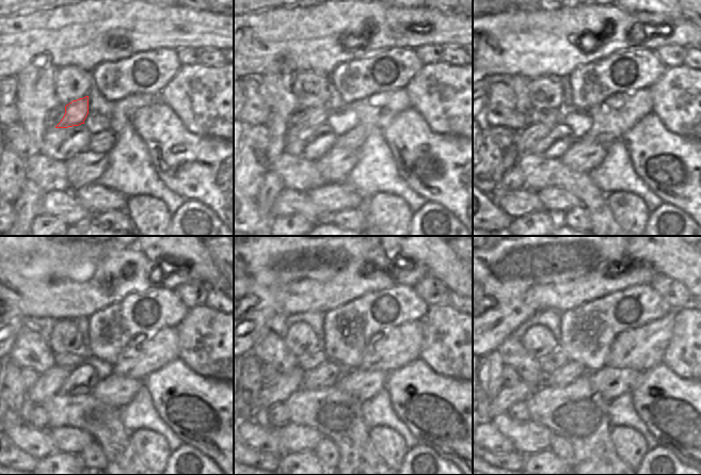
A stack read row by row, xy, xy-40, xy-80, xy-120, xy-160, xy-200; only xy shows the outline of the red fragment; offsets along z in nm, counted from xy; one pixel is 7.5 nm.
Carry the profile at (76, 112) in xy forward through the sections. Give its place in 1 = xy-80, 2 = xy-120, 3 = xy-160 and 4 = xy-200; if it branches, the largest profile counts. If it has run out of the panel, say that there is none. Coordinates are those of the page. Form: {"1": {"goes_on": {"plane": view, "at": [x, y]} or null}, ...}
{"1": {"goes_on": {"plane": "xy-80", "at": [525, 139]}}, "2": {"goes_on": {"plane": "xy-120", "at": [49, 382]}}, "3": {"goes_on": {"plane": "xy-160", "at": [287, 383]}}, "4": {"goes_on": {"plane": "xy-200", "at": [507, 396]}}}

